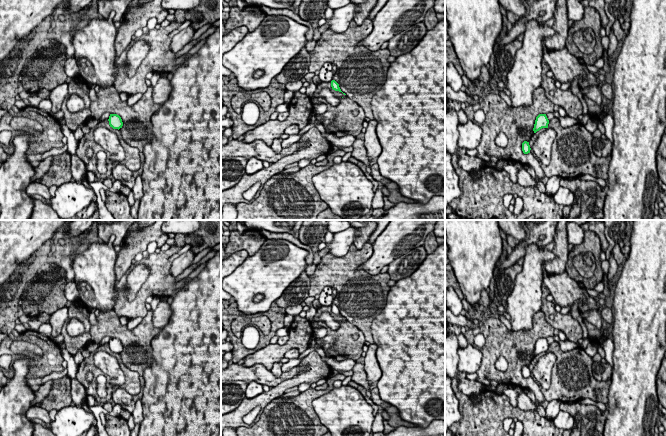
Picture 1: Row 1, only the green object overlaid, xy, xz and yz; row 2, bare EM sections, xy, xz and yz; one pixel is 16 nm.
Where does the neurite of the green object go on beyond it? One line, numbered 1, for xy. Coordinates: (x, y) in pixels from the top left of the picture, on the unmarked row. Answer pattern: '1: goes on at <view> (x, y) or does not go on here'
1: does not go on here

